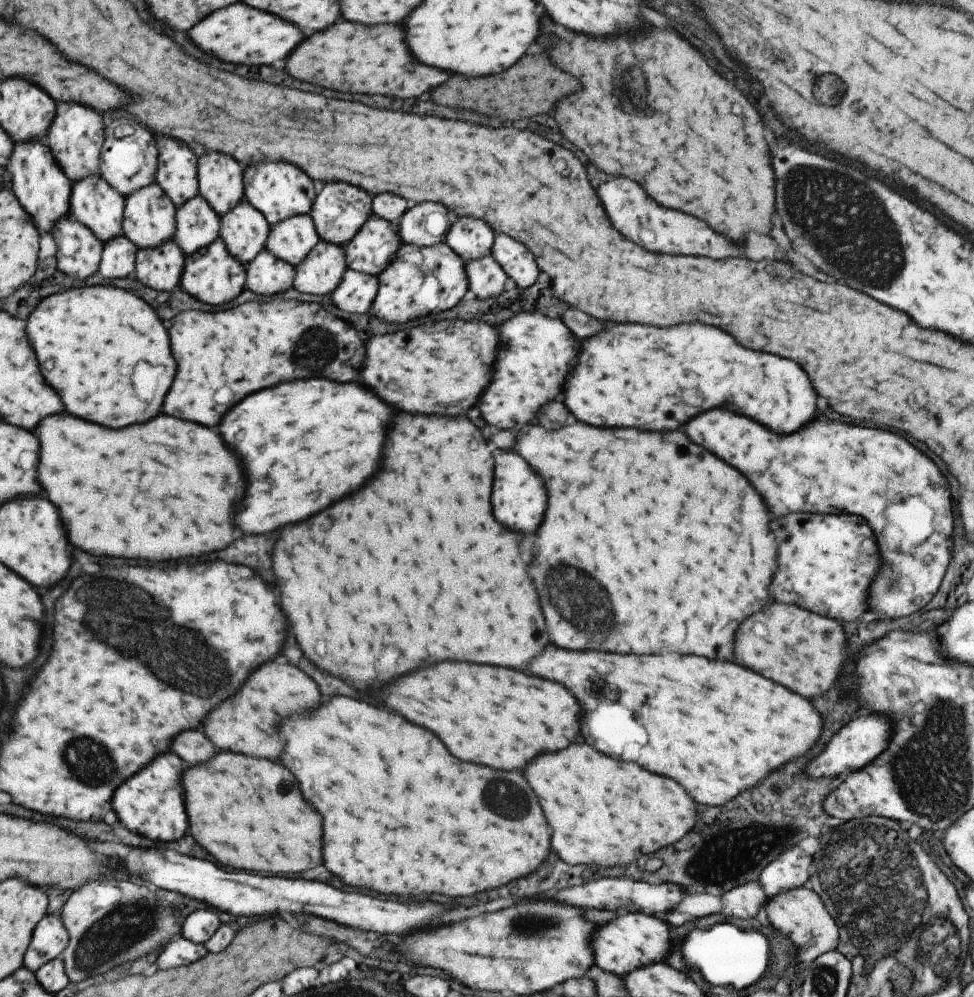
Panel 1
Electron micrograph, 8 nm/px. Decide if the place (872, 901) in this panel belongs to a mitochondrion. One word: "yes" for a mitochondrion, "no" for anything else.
yes

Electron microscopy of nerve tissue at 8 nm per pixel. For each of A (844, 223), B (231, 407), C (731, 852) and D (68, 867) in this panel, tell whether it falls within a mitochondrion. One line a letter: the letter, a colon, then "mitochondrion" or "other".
A: mitochondrion
B: other
C: mitochondrion
D: other

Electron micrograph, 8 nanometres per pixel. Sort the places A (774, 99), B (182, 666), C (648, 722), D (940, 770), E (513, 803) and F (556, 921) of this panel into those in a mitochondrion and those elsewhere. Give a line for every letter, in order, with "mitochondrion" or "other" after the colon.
A: other
B: mitochondrion
C: mitochondrion
D: mitochondrion
E: mitochondrion
F: mitochondrion

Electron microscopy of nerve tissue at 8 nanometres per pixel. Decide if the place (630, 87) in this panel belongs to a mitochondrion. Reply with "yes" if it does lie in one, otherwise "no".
yes

